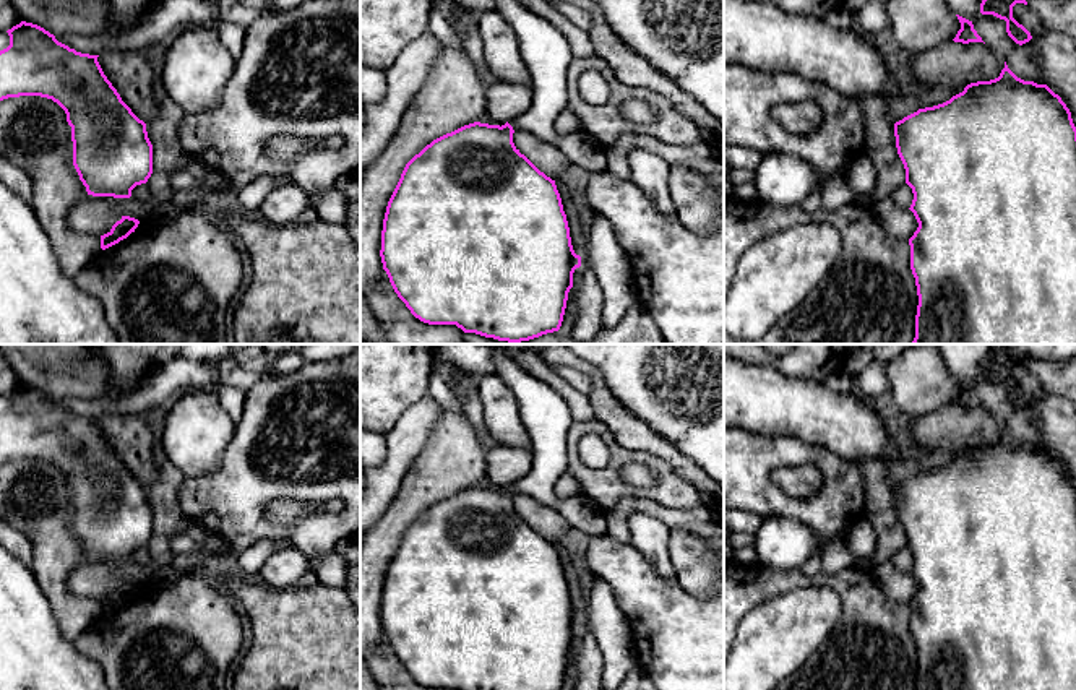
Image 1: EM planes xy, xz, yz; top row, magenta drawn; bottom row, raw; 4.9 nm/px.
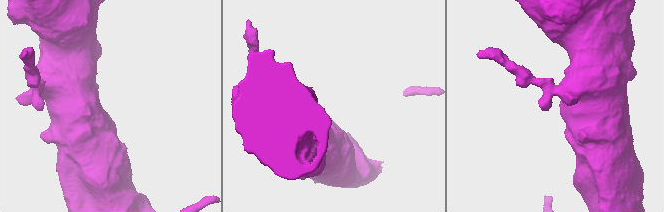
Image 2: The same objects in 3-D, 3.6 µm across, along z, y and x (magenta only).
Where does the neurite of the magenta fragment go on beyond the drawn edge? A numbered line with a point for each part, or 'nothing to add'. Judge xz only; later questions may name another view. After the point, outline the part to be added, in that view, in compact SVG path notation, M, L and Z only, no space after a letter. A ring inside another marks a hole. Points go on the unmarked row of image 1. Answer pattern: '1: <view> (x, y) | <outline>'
1: xz (546, 416) | M492 347L495 373L511 388L519 419L529 435L532 468L508 487L558 511L573 528L589 537L607 534L605 511L584 494L566 500L555 495L555 484L568 469L568 430L573 424L566 401L542 378L526 372L508 354Z

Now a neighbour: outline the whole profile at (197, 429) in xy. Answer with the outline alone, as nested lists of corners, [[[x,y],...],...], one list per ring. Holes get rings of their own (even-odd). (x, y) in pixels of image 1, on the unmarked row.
[[[187,388],[166,409],[162,446],[185,477],[201,477],[221,466],[234,432],[235,422],[216,393]]]

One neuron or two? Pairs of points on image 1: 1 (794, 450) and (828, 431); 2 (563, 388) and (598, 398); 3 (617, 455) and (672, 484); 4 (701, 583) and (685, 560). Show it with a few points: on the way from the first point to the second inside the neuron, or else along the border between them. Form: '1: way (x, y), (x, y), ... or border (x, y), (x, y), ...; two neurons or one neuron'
1: border (770, 435), (799, 437), (826, 447), (841, 458); two neurons
2: border (586, 395), (594, 416); two neurons
3: way (632, 457), (646, 458), (659, 470); one neuron
4: way (701, 578), (690, 565); one neuron

